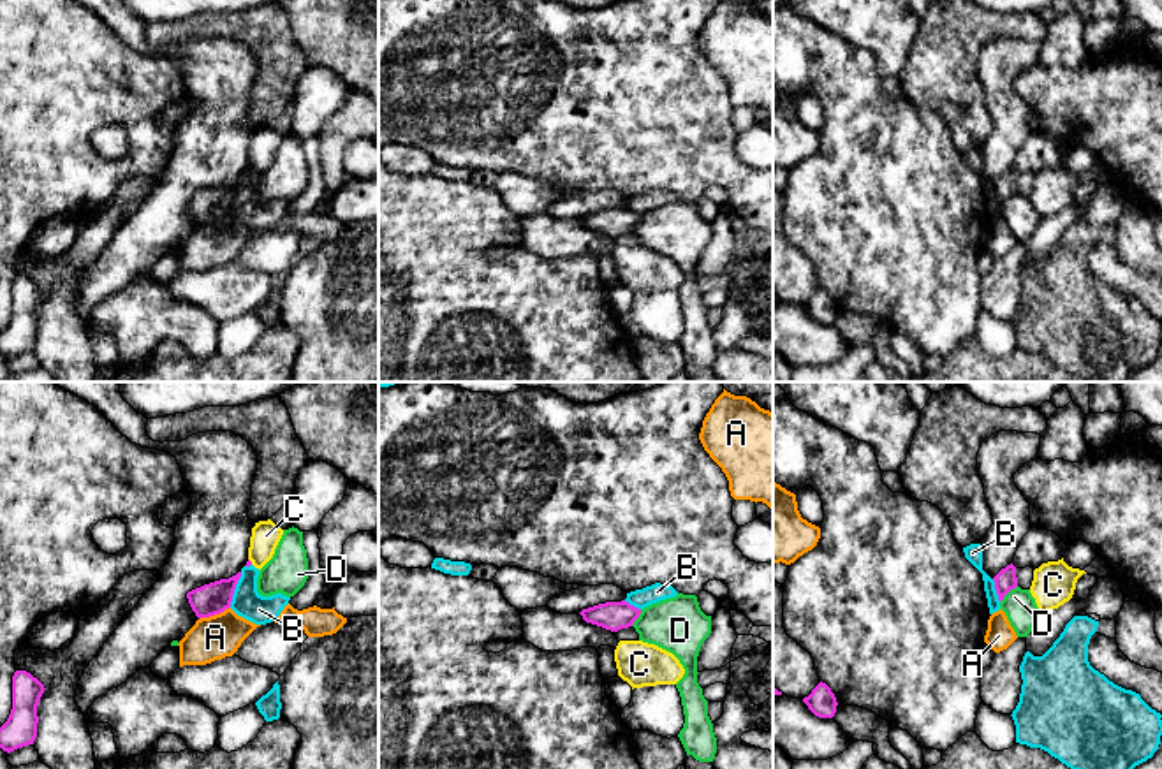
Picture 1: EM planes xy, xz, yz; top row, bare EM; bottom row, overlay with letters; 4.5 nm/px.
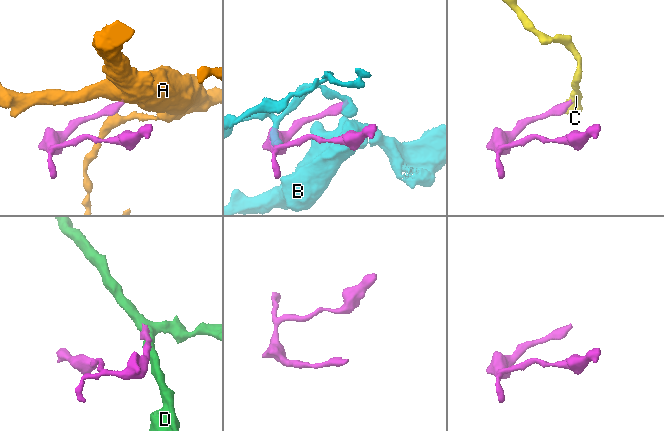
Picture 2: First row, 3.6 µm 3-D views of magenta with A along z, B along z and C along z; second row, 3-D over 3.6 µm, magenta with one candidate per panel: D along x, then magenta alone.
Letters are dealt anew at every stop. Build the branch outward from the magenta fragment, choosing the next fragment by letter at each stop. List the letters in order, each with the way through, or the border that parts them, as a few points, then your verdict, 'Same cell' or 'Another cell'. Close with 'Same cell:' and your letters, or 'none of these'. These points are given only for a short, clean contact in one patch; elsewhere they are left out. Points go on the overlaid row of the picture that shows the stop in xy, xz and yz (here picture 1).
A: Boundary: xy (229, 606), (199, 620). Another cell
B: Boundary: xy (242, 572), (229, 606). Another cell
C: Path across: xy (249, 562), (250, 562), (261, 551), (266, 535). Same cell
D: Another cell
Same cell: C

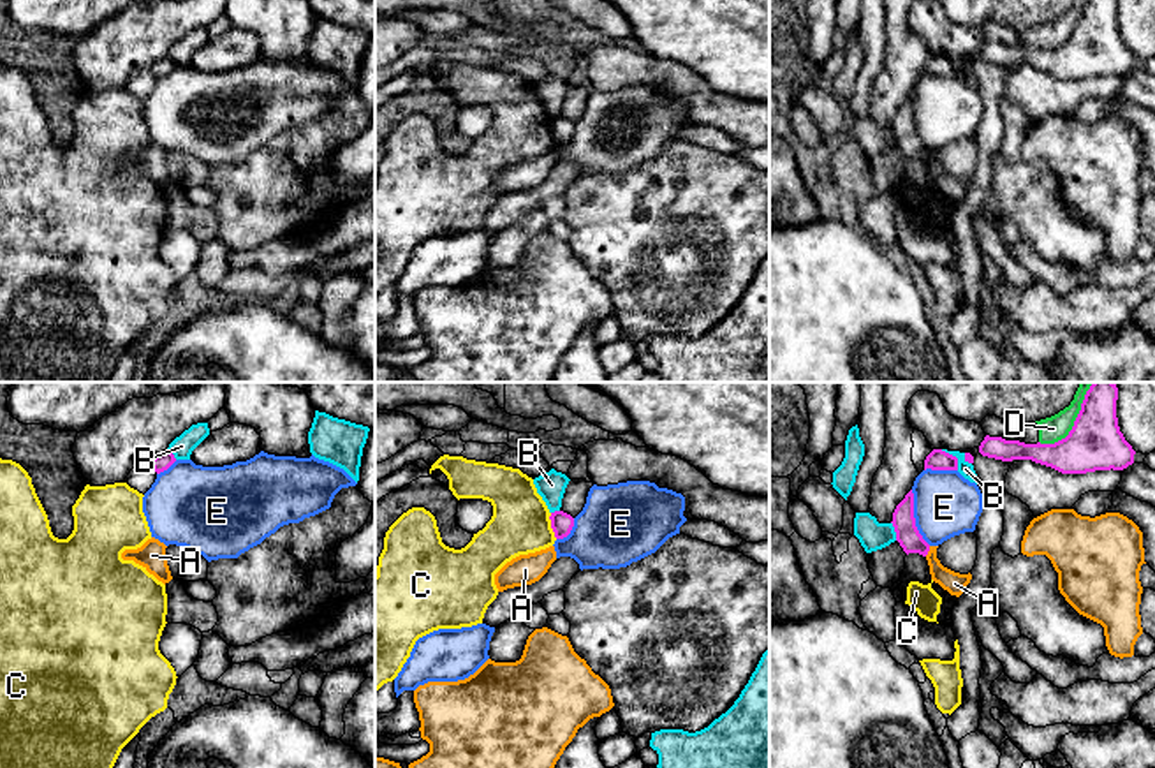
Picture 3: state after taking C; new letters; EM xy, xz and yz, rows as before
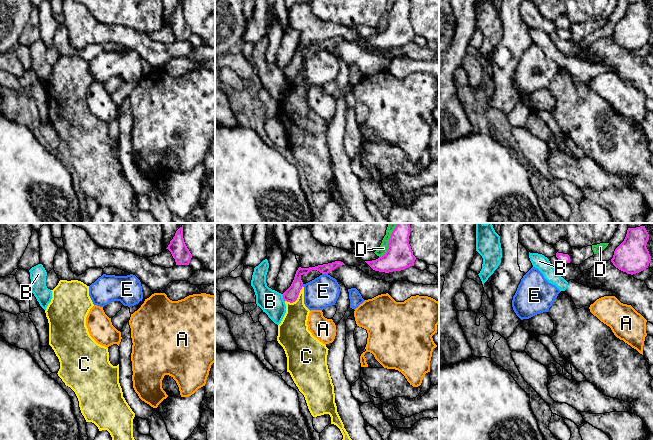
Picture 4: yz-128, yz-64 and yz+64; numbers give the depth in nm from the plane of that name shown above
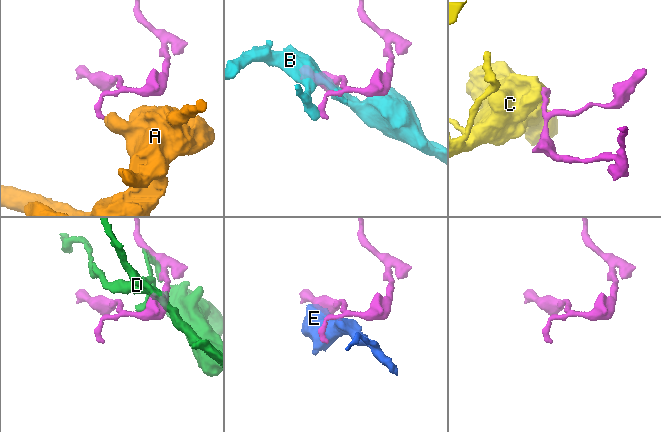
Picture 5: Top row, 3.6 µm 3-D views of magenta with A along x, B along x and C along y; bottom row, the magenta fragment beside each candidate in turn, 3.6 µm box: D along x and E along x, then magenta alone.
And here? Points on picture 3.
A: Boundary: yz (930, 546), (925, 555). Another cell
B: Another cell
C: Boundary: xz (550, 513), (550, 527), (557, 538). Another cell
D: Boundary: yz (1094, 383), (1085, 395), (1073, 428), (1064, 437), (1041, 444). Another cell
E: Boundary: yz (911, 490), (916, 529), (930, 545). Another cell
Same cell: none of these

